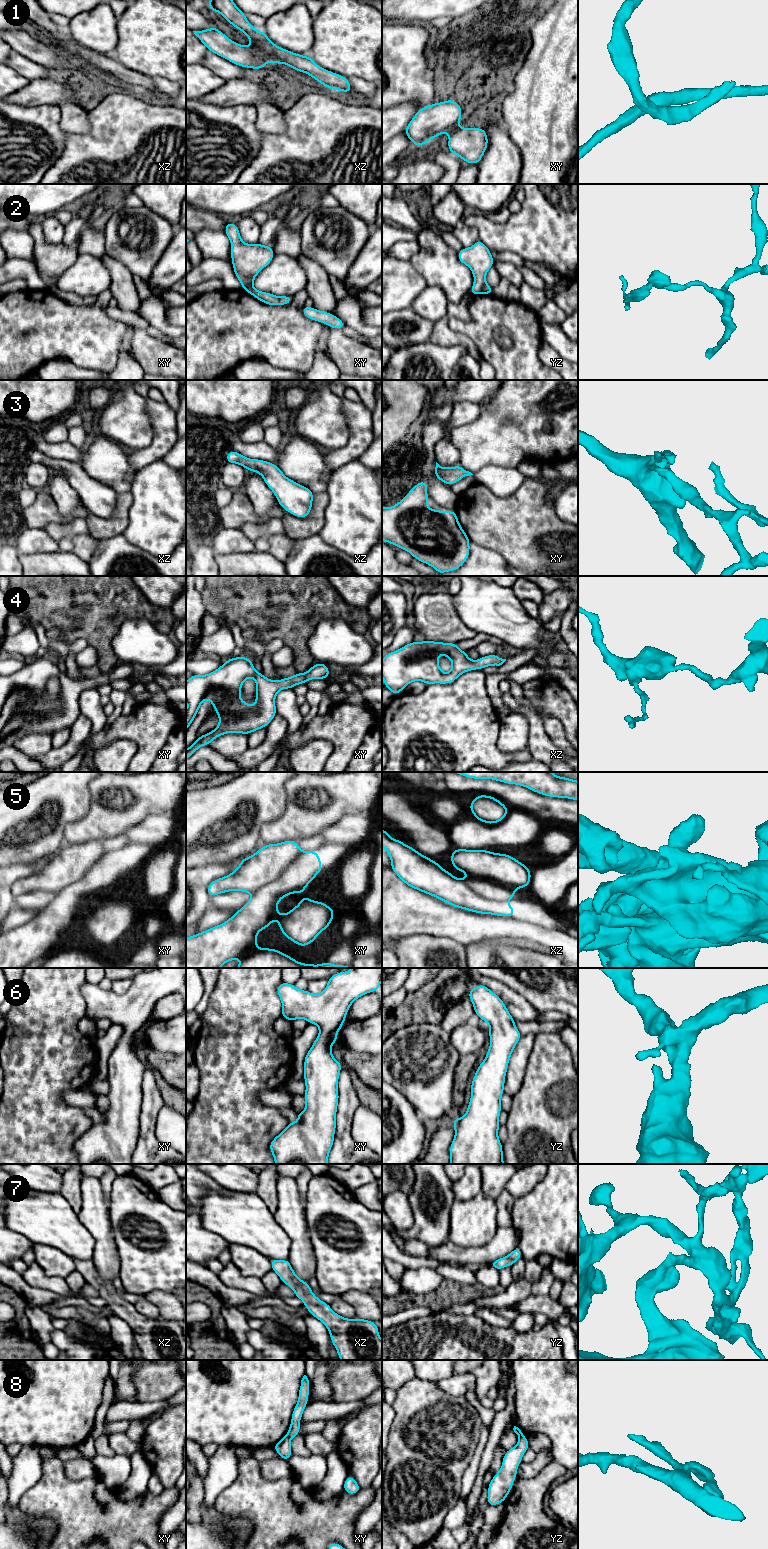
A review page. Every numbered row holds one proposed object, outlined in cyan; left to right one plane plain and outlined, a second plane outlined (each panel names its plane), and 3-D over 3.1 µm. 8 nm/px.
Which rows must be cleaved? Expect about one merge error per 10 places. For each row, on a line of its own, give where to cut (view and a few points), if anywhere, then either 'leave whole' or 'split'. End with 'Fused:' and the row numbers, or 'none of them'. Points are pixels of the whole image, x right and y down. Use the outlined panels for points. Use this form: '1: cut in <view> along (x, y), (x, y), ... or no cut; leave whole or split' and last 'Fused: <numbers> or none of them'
1: no cut; leave whole
2: cut in yz along (485, 283), (481, 292); split
3: no cut; leave whole
4: no cut; leave whole
5: no cut; leave whole
6: no cut; leave whole
7: no cut; leave whole
8: cut in xy along (286, 1434), (290, 1439); split
Fused: 2, 8

